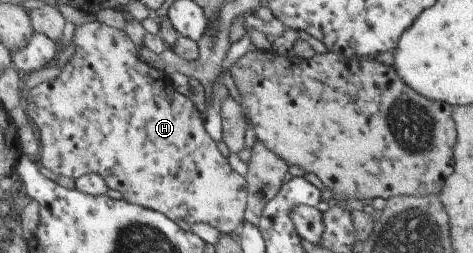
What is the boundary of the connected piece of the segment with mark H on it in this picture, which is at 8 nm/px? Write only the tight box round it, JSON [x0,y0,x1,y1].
[24,19,249,235]

